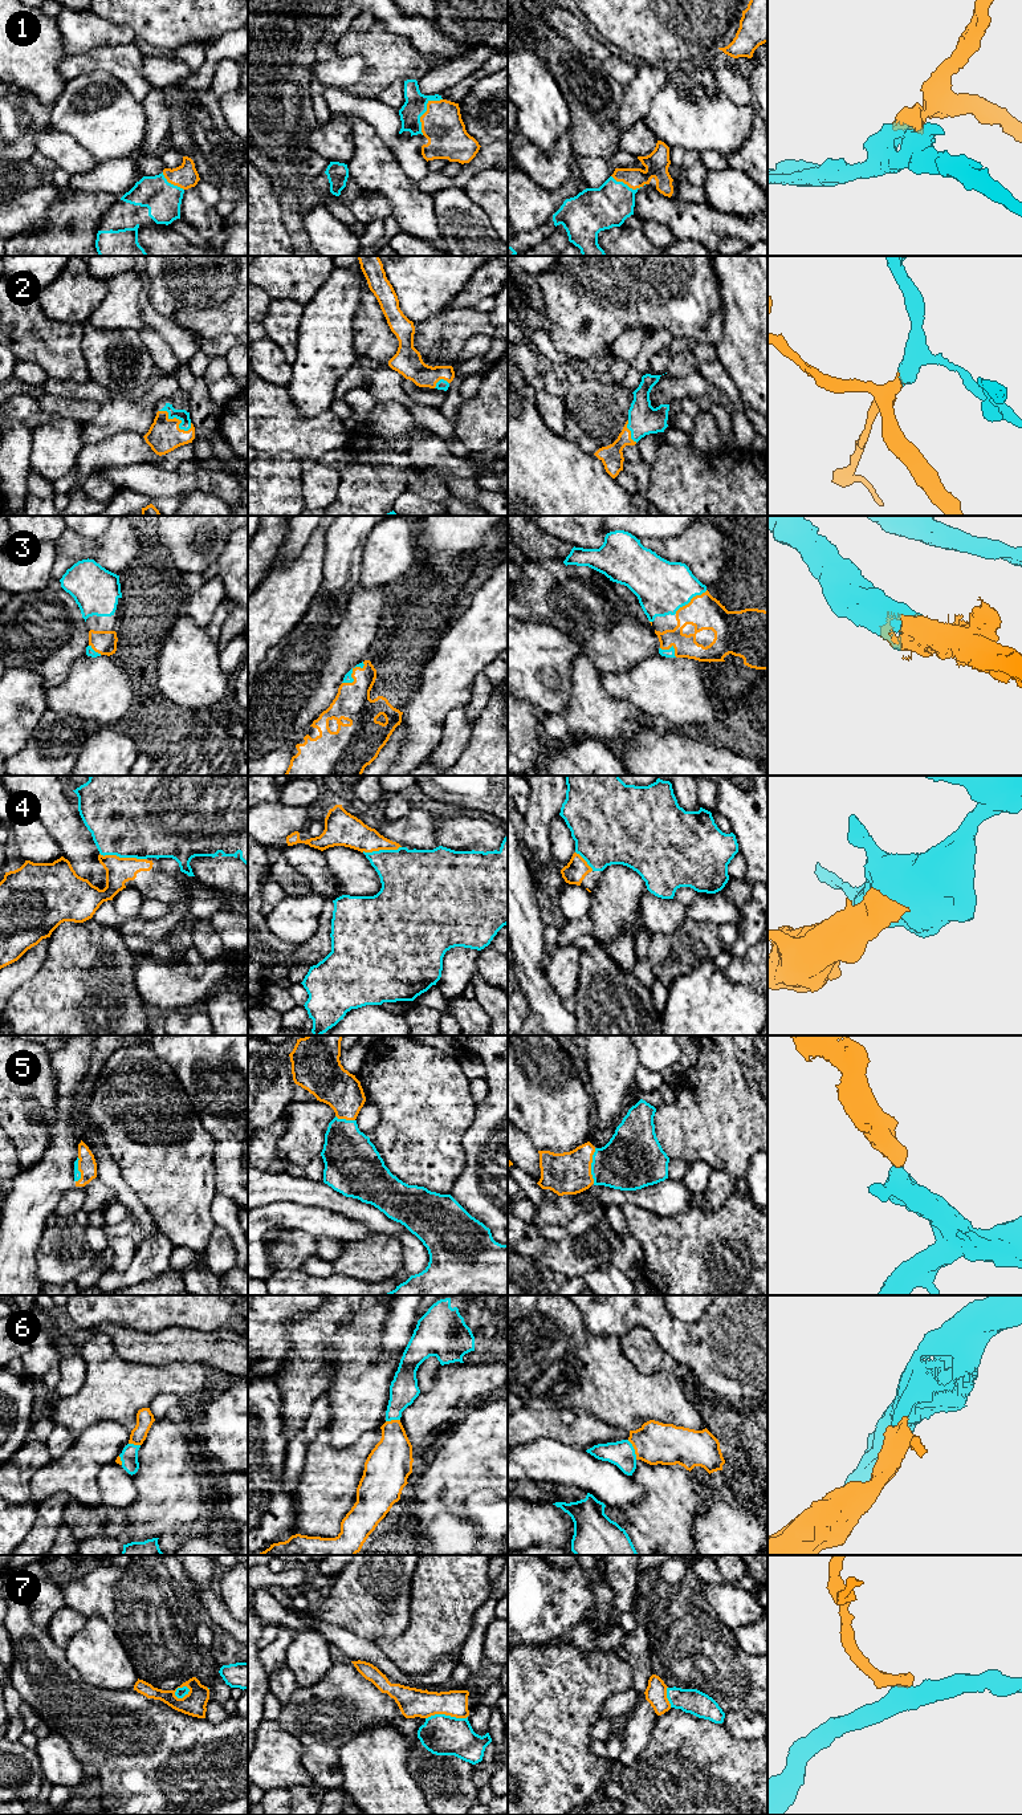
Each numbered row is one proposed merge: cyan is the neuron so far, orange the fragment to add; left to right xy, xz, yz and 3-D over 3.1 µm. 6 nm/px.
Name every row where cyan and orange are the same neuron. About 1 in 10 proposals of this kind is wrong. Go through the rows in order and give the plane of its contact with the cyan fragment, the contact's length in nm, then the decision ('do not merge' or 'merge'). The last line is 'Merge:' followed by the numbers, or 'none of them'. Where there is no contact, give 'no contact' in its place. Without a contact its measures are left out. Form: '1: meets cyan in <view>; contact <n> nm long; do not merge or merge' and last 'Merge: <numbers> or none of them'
1: meets cyan in xz; contact 260 nm long; merge
2: meets cyan in xy; contact 220 nm long; merge
3: meets cyan in yz; contact 240 nm long; merge
4: meets cyan in xy; contact 300 nm long; merge
5: meets cyan in yz; contact 220 nm long; merge
6: meets cyan in yz; contact 130 nm long; merge
7: meets cyan in xz; contact 260 nm long; do not merge
Merge: 1, 2, 3, 4, 5, 6

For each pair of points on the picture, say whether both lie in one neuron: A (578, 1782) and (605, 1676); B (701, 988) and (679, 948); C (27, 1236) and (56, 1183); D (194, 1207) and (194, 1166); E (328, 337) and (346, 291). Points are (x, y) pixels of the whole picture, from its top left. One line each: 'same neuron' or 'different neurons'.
A: same neuron
B: different neurons
C: same neuron
D: same neuron
E: same neuron

